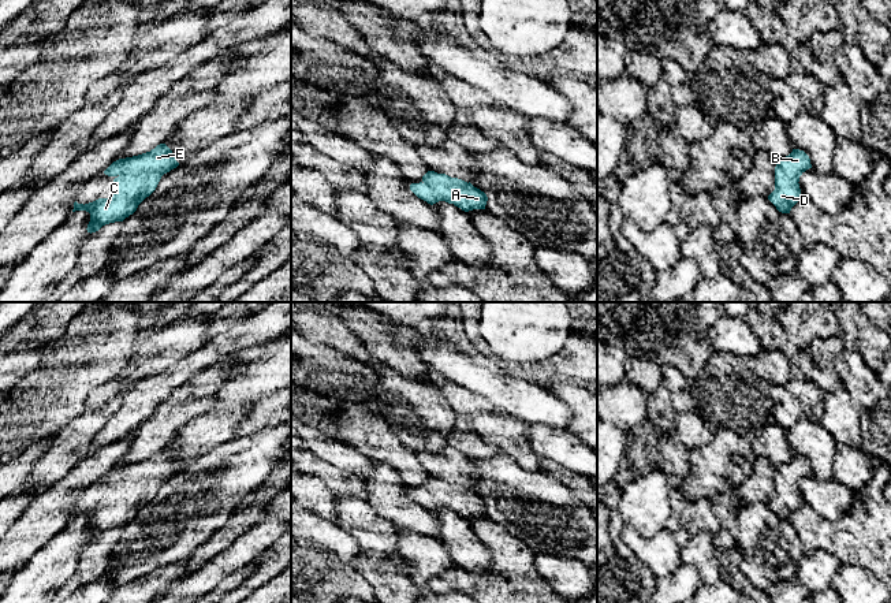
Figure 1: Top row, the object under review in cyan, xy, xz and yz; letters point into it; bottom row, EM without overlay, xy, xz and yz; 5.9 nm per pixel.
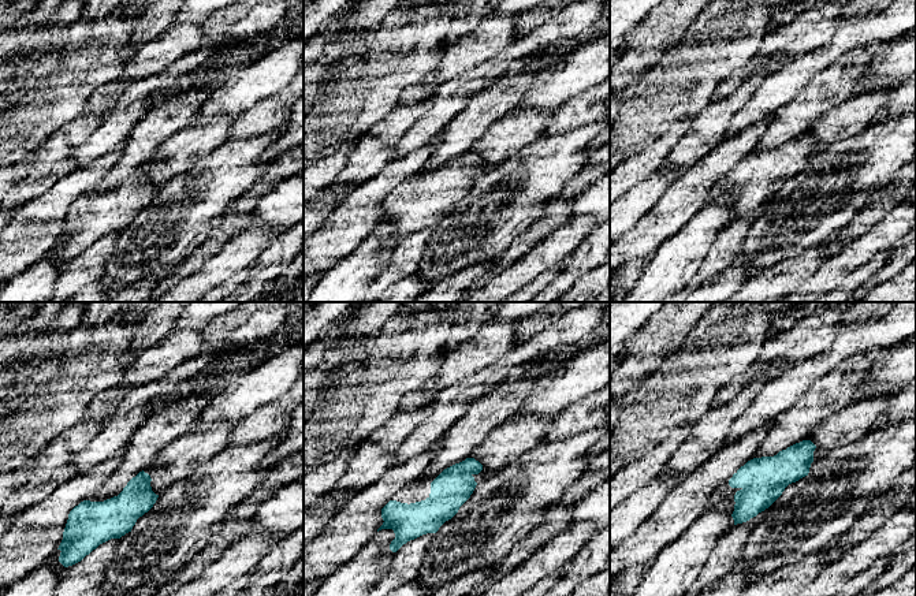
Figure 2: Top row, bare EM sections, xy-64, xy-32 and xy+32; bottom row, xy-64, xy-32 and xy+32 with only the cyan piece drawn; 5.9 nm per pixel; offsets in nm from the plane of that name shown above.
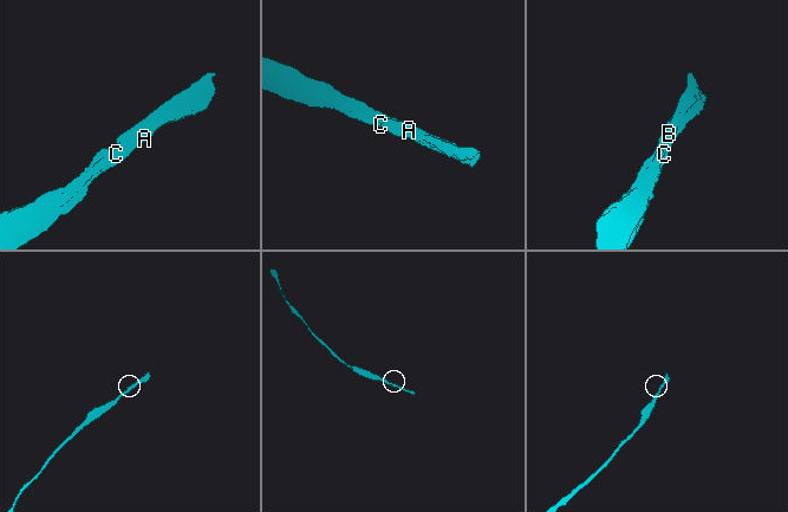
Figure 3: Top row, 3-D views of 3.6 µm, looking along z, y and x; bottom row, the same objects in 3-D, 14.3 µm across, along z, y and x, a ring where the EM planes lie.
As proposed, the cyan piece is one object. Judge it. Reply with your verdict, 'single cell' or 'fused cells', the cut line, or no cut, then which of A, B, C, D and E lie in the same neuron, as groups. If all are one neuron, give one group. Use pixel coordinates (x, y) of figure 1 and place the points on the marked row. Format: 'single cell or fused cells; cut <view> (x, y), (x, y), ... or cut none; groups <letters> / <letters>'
single cell; cut none; groups A B C D E

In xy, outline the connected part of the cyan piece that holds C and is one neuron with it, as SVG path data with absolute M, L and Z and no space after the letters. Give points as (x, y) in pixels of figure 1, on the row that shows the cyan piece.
M165 144L138 156L119 159L104 171L105 175L115 178L109 197L85 205L75 201L72 212L90 213L86 228L90 234L105 224L123 222L156 190L161 176L178 165Z

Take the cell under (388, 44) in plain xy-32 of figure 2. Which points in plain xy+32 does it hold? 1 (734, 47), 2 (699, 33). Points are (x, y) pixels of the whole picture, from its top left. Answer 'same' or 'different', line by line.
1: same
2: different

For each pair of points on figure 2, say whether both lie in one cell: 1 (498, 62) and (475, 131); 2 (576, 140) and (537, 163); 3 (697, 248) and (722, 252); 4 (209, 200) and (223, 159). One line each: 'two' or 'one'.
1: two
2: one
3: two
4: one

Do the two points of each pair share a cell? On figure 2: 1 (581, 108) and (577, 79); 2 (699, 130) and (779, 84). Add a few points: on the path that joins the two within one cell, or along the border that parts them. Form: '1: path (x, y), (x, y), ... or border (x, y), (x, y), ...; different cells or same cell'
1: border (595, 84), (568, 99), (555, 110); different cells
2: border (759, 85), (751, 99), (734, 115), (728, 130); different cells

